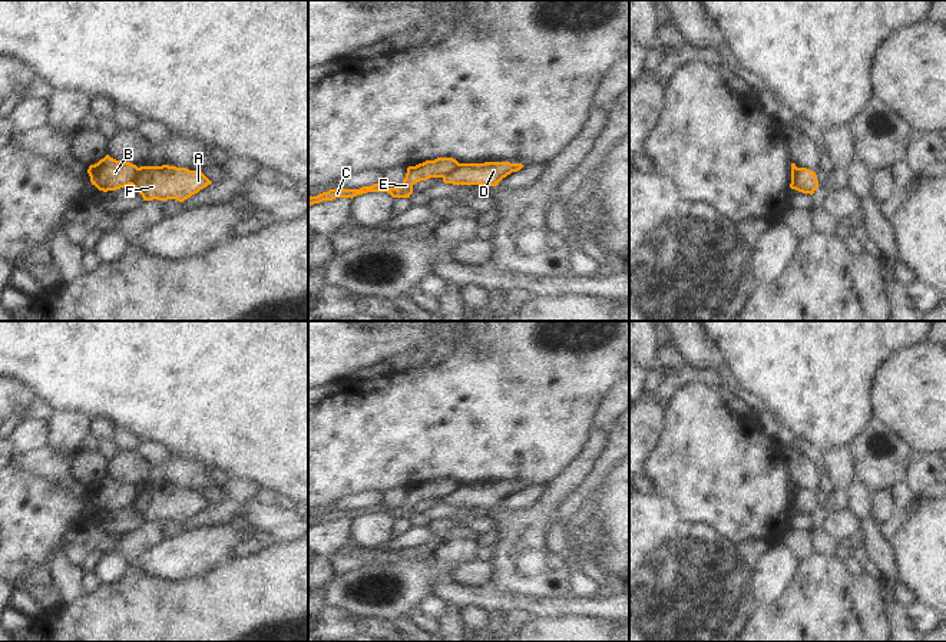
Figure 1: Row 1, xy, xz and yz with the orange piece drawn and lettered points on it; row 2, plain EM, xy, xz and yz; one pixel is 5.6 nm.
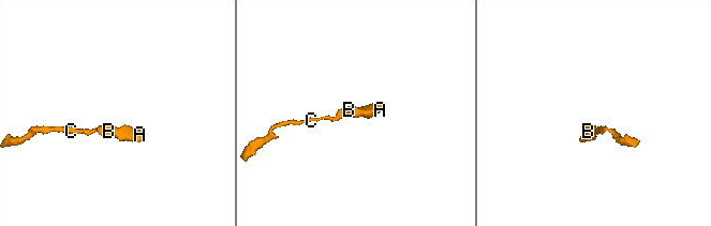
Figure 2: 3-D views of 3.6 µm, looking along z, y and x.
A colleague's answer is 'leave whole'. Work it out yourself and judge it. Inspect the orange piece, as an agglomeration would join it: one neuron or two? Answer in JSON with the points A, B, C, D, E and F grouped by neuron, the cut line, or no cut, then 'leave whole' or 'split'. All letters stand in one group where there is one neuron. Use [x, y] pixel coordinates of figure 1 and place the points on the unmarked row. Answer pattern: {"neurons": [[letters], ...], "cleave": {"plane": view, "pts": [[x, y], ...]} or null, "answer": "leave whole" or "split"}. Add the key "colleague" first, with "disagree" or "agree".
{"colleague": "disagree", "neurons": [["A", "D", "F"], ["B", "C", "E"]], "cleave": {"plane": "xz", "pts": [[460, 485], [443, 499]]}, "answer": "split"}

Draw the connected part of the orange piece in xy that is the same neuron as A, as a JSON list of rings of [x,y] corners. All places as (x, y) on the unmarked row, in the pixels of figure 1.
[[[169,486],[140,487],[132,507],[143,522],[176,520],[183,523],[212,503],[201,492],[189,492]]]

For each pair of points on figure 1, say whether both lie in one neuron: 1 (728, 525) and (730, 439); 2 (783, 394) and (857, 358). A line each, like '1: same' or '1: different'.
1: same
2: same

